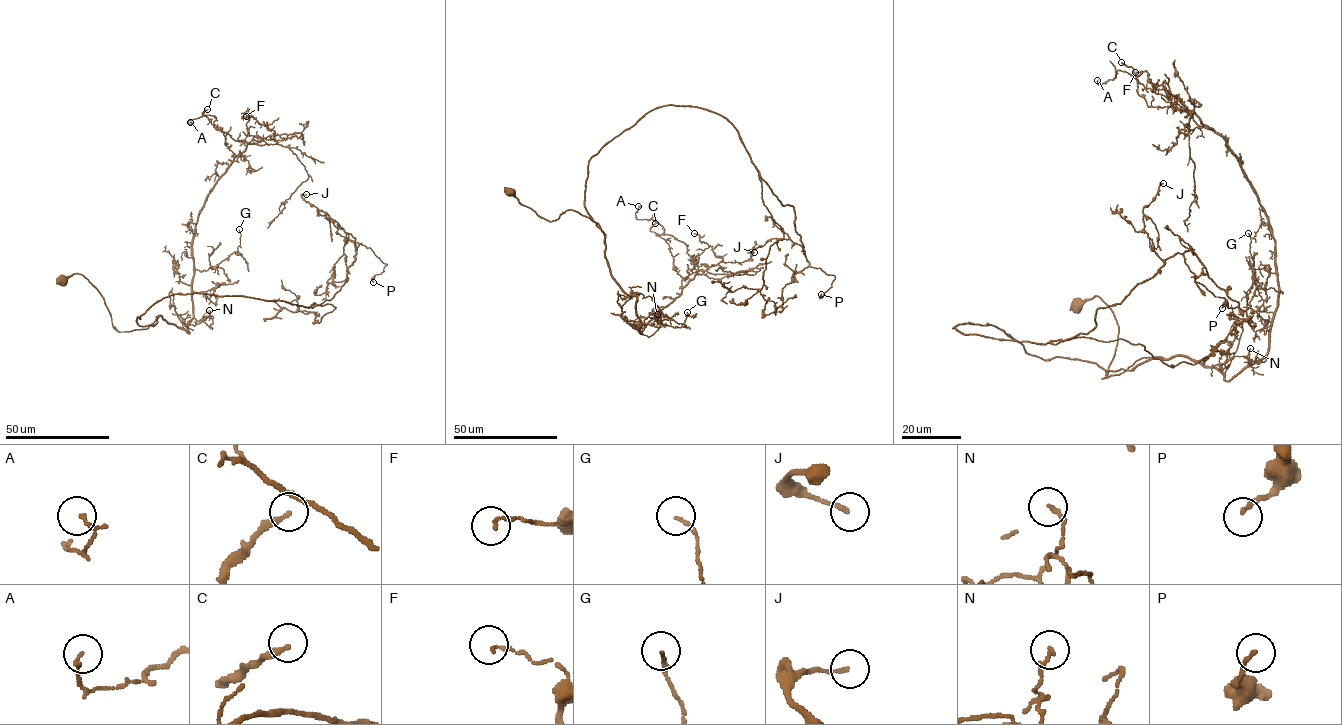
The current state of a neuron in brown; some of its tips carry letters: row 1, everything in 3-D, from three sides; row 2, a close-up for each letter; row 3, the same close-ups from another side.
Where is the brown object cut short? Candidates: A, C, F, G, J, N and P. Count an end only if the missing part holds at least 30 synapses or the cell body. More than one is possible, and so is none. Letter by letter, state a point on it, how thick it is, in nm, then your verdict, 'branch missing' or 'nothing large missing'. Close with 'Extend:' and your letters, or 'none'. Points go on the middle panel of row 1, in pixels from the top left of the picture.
A: place (638, 206); calibre 100 nm; nothing large missing
C: place (655, 223); calibre 200 nm; nothing large missing
F: place (694, 233); calibre 100 nm; nothing large missing
G: place (687, 312); calibre 100 nm; nothing large missing
J: place (754, 252); calibre 140 nm; nothing large missing
N: place (657, 314); calibre 130 nm; nothing large missing
P: place (821, 294); calibre 160 nm; nothing large missing
Extend: none

